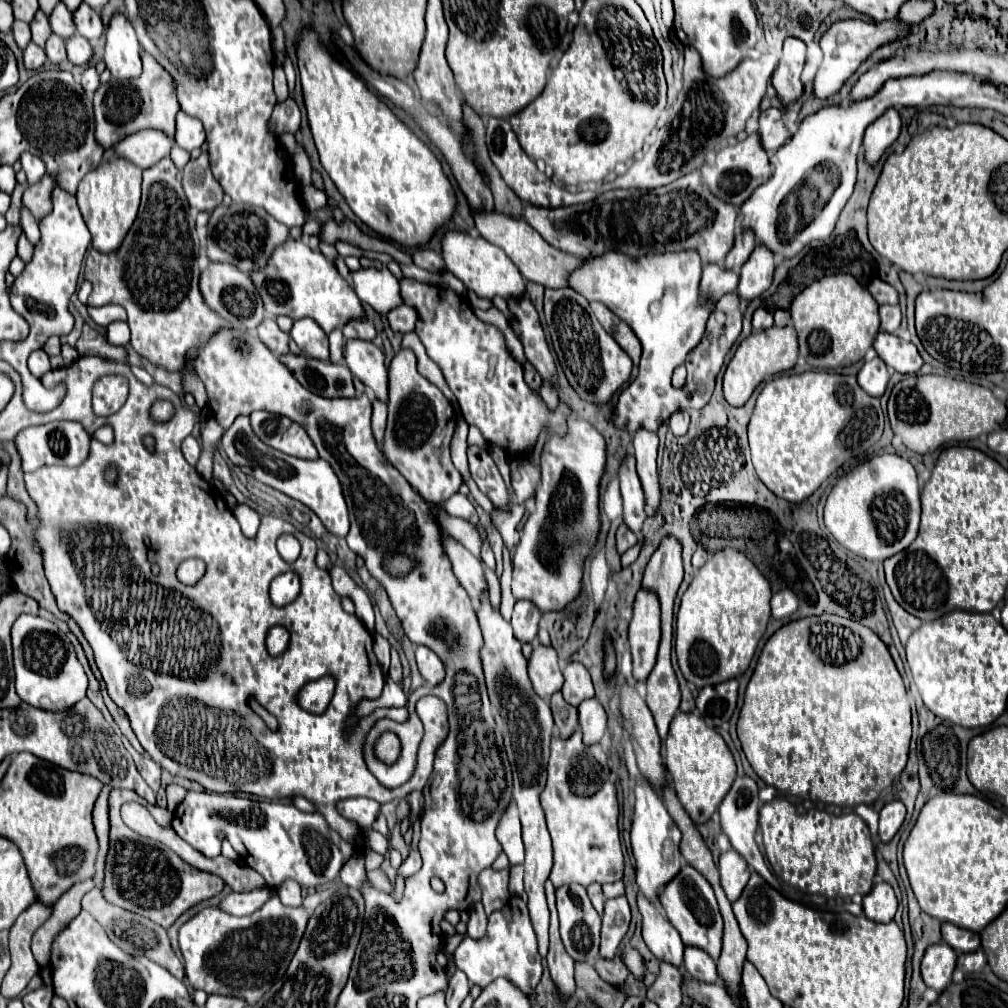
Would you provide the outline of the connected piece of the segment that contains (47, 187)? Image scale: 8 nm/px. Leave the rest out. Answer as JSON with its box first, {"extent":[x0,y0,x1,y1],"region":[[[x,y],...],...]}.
{"extent":[23,178,53,220],"region":[[[43,178],[37,184],[29,184],[27,190],[23,192],[23,204],[33,212],[37,220],[41,220],[47,212],[51,212],[51,188],[53,188],[51,178]]]}

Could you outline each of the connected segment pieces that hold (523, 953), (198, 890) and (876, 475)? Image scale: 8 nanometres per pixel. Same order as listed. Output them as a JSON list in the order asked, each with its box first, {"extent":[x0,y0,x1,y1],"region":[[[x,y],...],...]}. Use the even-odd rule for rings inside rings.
[{"extent":[453,896,543,994],"region":[[[511,896],[509,902],[501,910],[497,910],[489,916],[485,936],[479,940],[465,938],[453,952],[453,958],[455,958],[457,968],[467,974],[471,984],[485,988],[487,984],[491,984],[497,978],[507,978],[523,994],[531,994],[541,980],[543,964],[541,964],[541,956],[537,952],[537,936],[533,932],[527,904],[523,902],[523,898]]]},{"extent":[103,790,223,928],"region":[[[133,790],[109,792],[109,852],[107,852],[107,862],[105,862],[103,896],[109,904],[141,914],[153,920],[155,924],[169,928],[187,908],[219,894],[223,890],[223,880],[219,880],[219,876],[215,874],[189,866],[187,862],[179,860],[179,856],[175,856],[175,852],[171,852],[165,844],[143,838],[135,834],[129,826],[125,826],[119,816],[119,808],[127,800],[135,800],[147,806],[155,822],[159,822],[161,826],[171,826],[171,812],[167,808],[145,802]],[[175,898],[177,898],[177,906],[173,904]]]},{"extent":[825,454,921,562],"region":[[[897,454],[875,456],[855,466],[833,486],[825,504],[825,526],[849,552],[871,562],[883,562],[917,538],[921,516],[919,496],[921,488],[909,460]],[[875,518],[885,518],[885,522],[877,524]]]}]

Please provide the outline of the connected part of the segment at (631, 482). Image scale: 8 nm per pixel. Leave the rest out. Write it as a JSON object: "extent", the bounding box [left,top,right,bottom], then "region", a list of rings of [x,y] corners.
{"extent":[619,456,647,534],"region":[[[627,456],[619,470],[621,496],[623,496],[623,520],[631,532],[641,534],[647,522],[645,514],[645,492],[635,470],[635,458]]]}

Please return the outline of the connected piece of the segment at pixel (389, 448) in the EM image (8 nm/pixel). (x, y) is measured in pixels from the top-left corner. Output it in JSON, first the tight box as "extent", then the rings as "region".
{"extent":[383,348,463,504],"region":[[[401,348],[389,364],[389,420],[383,452],[407,482],[417,488],[425,500],[435,504],[443,504],[463,484],[463,478],[449,456],[453,428],[455,418],[451,402],[435,384],[417,372],[413,350]]]}

